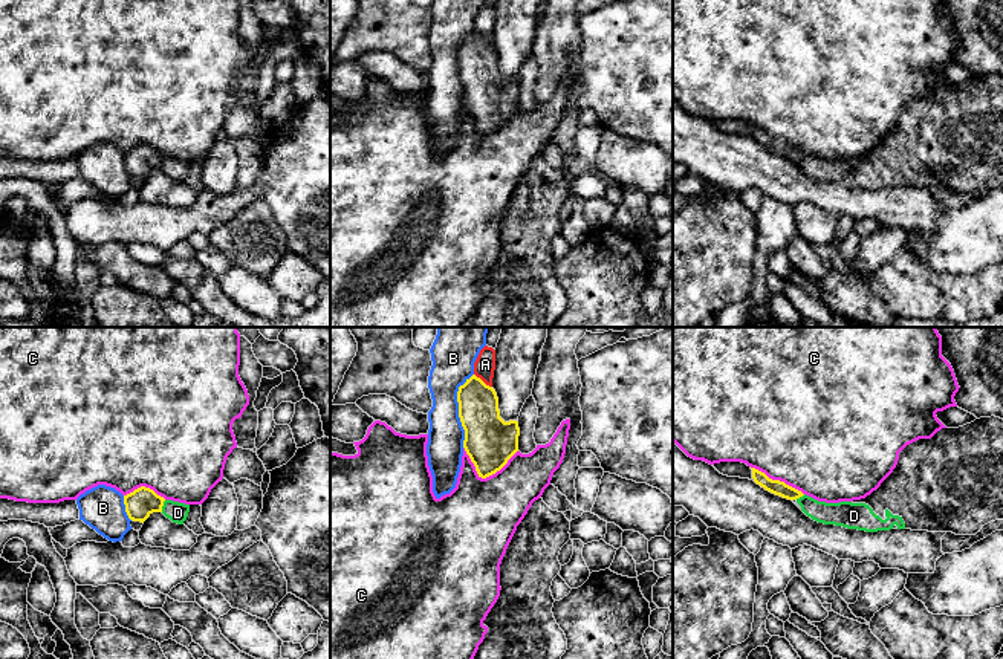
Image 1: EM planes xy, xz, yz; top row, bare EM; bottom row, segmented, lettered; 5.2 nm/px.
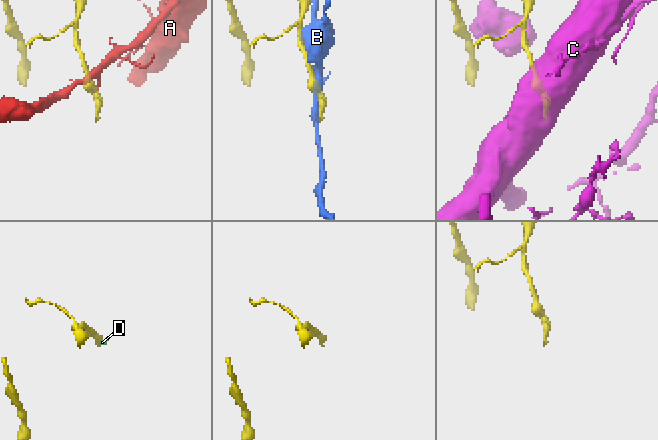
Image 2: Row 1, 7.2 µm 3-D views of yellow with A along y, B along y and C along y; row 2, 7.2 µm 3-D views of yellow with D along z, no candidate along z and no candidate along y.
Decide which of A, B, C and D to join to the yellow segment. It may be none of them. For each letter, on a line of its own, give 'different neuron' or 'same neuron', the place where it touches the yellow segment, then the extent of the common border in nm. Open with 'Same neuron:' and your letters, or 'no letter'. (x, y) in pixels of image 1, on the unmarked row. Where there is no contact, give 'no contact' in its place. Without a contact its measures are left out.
Same neuron: D
A: different neuron | xz (482, 38) | 120 nm
B: different neuron | xz (459, 68) | 400 nm
C: different neuron | xz (485, 135) | 280 nm
D: same neuron | xy (162, 162) | 70 nm

